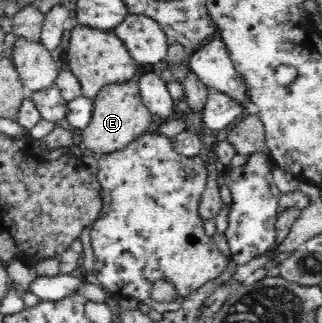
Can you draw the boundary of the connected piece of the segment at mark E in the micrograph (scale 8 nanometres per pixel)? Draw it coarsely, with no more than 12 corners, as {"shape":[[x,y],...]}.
{"shape":[[131,79],[103,86],[81,132],[100,156],[157,121]]}

